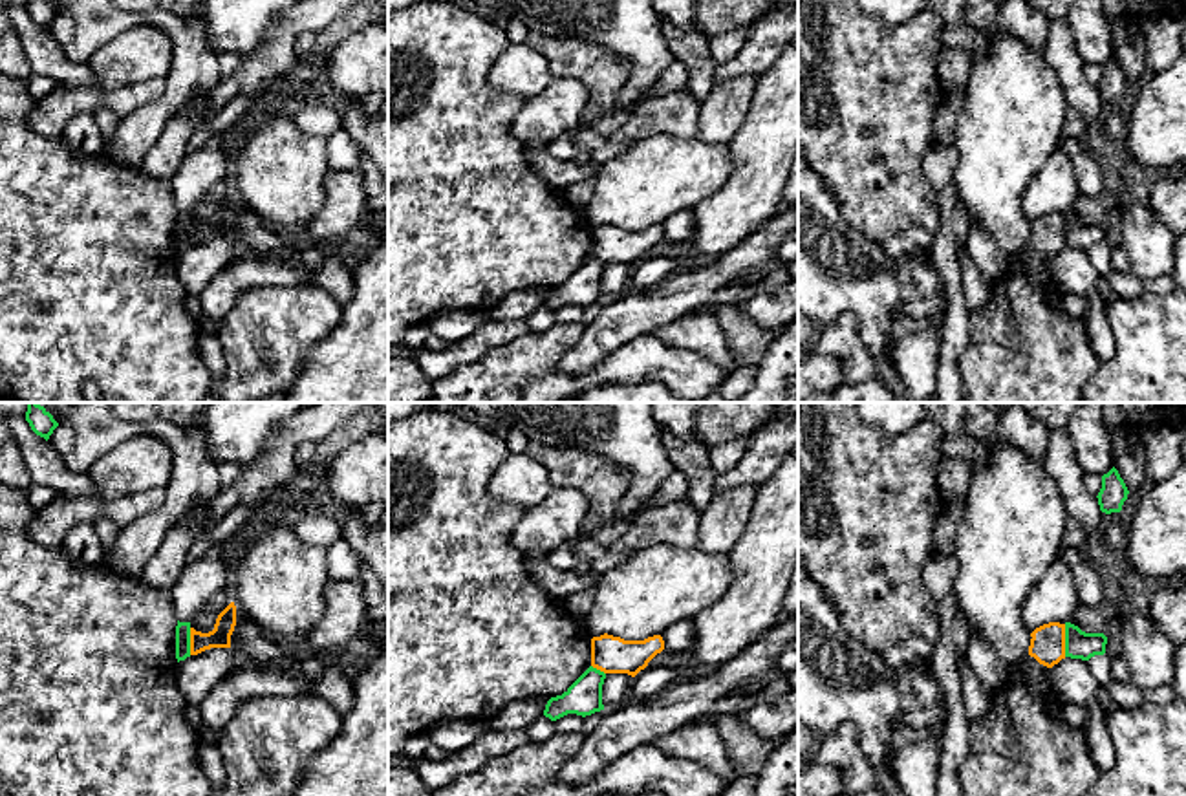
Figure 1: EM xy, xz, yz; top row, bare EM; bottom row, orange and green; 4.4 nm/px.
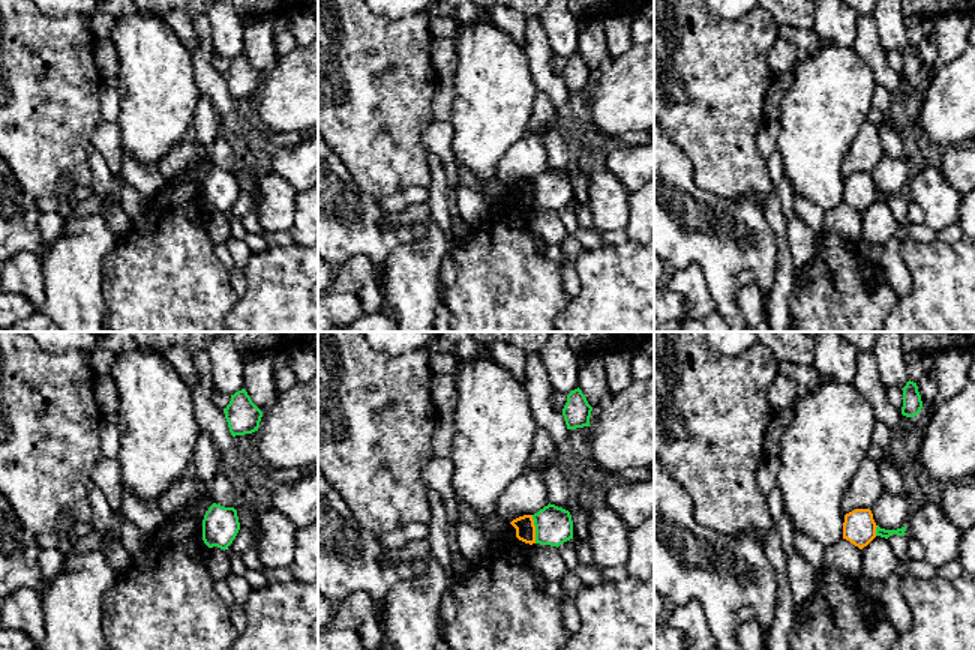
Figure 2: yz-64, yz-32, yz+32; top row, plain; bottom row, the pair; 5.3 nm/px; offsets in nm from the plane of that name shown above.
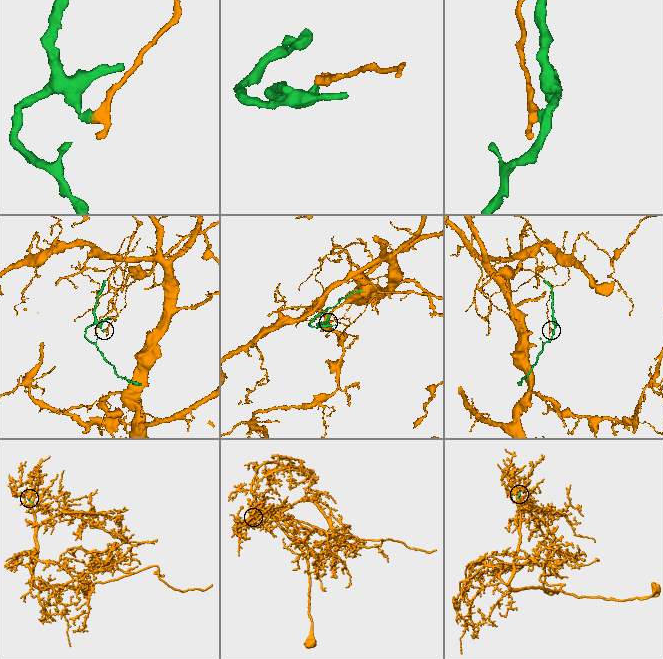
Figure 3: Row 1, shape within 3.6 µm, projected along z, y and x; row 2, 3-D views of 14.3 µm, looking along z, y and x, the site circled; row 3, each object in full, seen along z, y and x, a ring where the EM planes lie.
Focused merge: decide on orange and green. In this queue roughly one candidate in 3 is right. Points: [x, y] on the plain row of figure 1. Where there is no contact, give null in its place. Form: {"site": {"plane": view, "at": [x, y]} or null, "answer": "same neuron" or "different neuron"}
{"site": {"plane": "yz", "at": [1064, 231]}, "answer": "different neuron"}

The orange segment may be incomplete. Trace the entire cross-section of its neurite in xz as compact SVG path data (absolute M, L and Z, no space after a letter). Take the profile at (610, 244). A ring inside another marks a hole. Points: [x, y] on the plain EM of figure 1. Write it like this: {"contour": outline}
{"contour": "M613 225L591 229L591 256L604 264L628 264L635 267L664 240L661 225L644 231L624 231Z"}

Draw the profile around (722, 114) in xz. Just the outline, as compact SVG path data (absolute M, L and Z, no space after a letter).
M736 75L712 88L699 104L695 137L705 143L728 143L741 128L756 88L754 75Z

